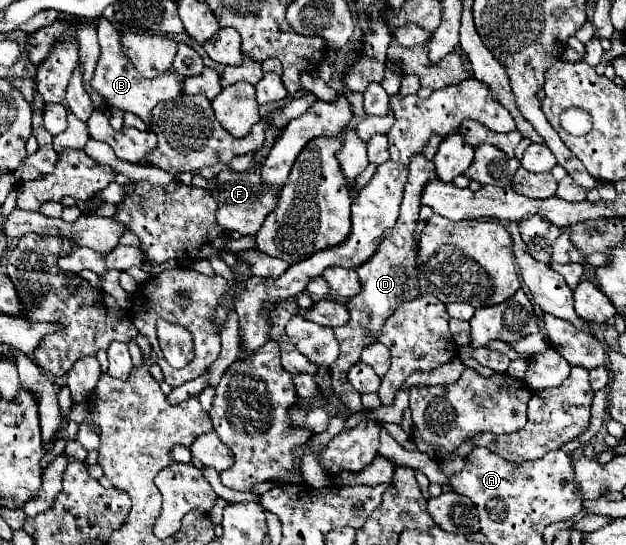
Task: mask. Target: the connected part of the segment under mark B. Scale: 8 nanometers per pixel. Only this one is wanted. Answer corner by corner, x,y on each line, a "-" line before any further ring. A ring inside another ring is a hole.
100,17
97,26
97,37
100,46
100,57
95,67
95,73
91,77
91,87
103,97
105,107
109,109
121,109
121,111
131,111
137,117
143,119
143,123
151,129
153,121
151,121
151,111
157,103
161,101
169,101
169,99
177,99
183,95
183,87
181,87
181,77
175,71
165,71
159,77
147,79
143,77
133,63
129,61
129,57
125,57
123,45
121,45
121,33
119,29
107,21
107,19

